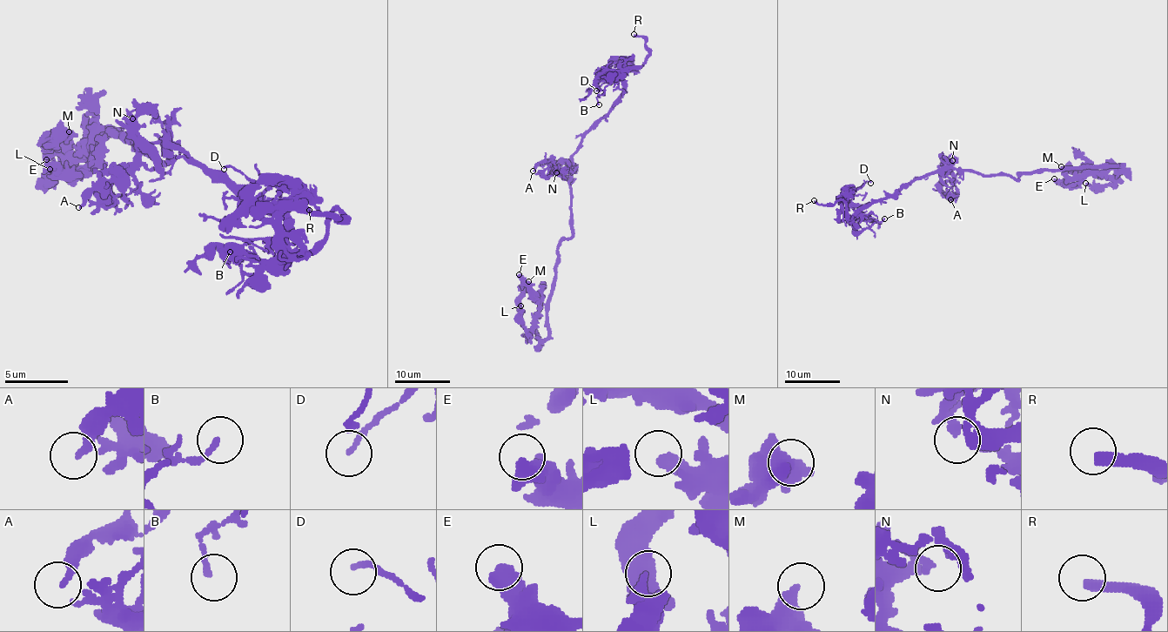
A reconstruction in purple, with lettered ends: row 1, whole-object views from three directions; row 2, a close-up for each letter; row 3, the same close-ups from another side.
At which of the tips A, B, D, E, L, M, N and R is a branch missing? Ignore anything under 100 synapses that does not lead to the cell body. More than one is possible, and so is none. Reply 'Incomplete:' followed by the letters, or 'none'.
Incomplete: R

